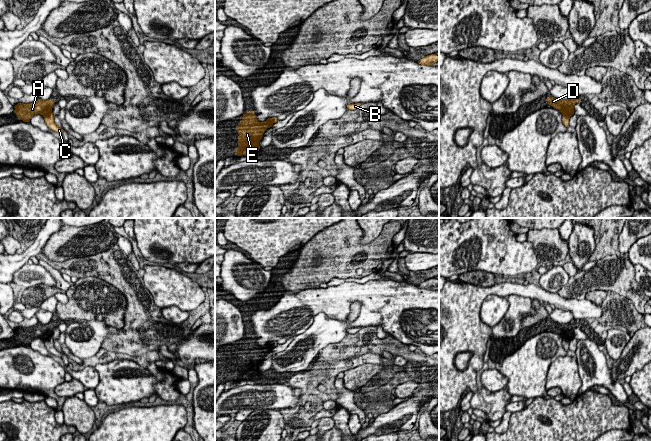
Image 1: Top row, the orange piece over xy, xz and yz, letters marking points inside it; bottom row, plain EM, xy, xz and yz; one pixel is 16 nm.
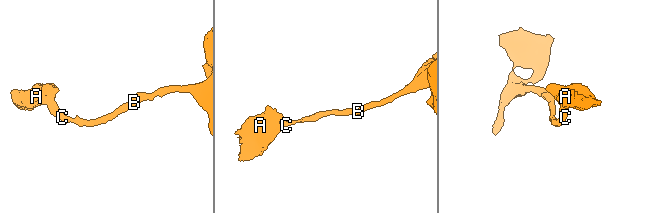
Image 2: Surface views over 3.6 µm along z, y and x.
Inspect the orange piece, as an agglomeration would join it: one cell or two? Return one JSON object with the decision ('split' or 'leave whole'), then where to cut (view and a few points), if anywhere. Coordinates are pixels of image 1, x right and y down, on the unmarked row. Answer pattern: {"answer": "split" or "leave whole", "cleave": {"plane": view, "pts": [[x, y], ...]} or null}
{"answer": "split", "cleave": {"plane": "xy", "pts": [[51, 336], [43, 340]]}}

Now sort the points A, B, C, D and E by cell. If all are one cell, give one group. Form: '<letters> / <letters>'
A D E / B C

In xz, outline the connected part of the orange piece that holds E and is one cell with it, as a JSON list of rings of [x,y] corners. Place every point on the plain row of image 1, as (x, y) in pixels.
[[[253,335],[243,338],[243,343],[238,347],[236,355],[238,356],[237,380],[247,380],[254,375],[259,375],[259,366],[267,352],[272,351],[273,347],[268,342],[264,346],[259,346]]]

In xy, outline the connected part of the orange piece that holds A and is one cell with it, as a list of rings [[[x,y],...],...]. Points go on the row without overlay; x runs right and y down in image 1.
[[[51,322],[47,324],[38,323],[30,328],[18,327],[14,330],[14,337],[17,338],[19,344],[30,346],[30,343],[36,338],[40,338],[43,341],[51,338],[54,327]]]

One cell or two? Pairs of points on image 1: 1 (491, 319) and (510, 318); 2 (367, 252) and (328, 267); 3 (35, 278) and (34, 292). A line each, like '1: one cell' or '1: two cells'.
1: two cells
2: one cell
3: two cells

